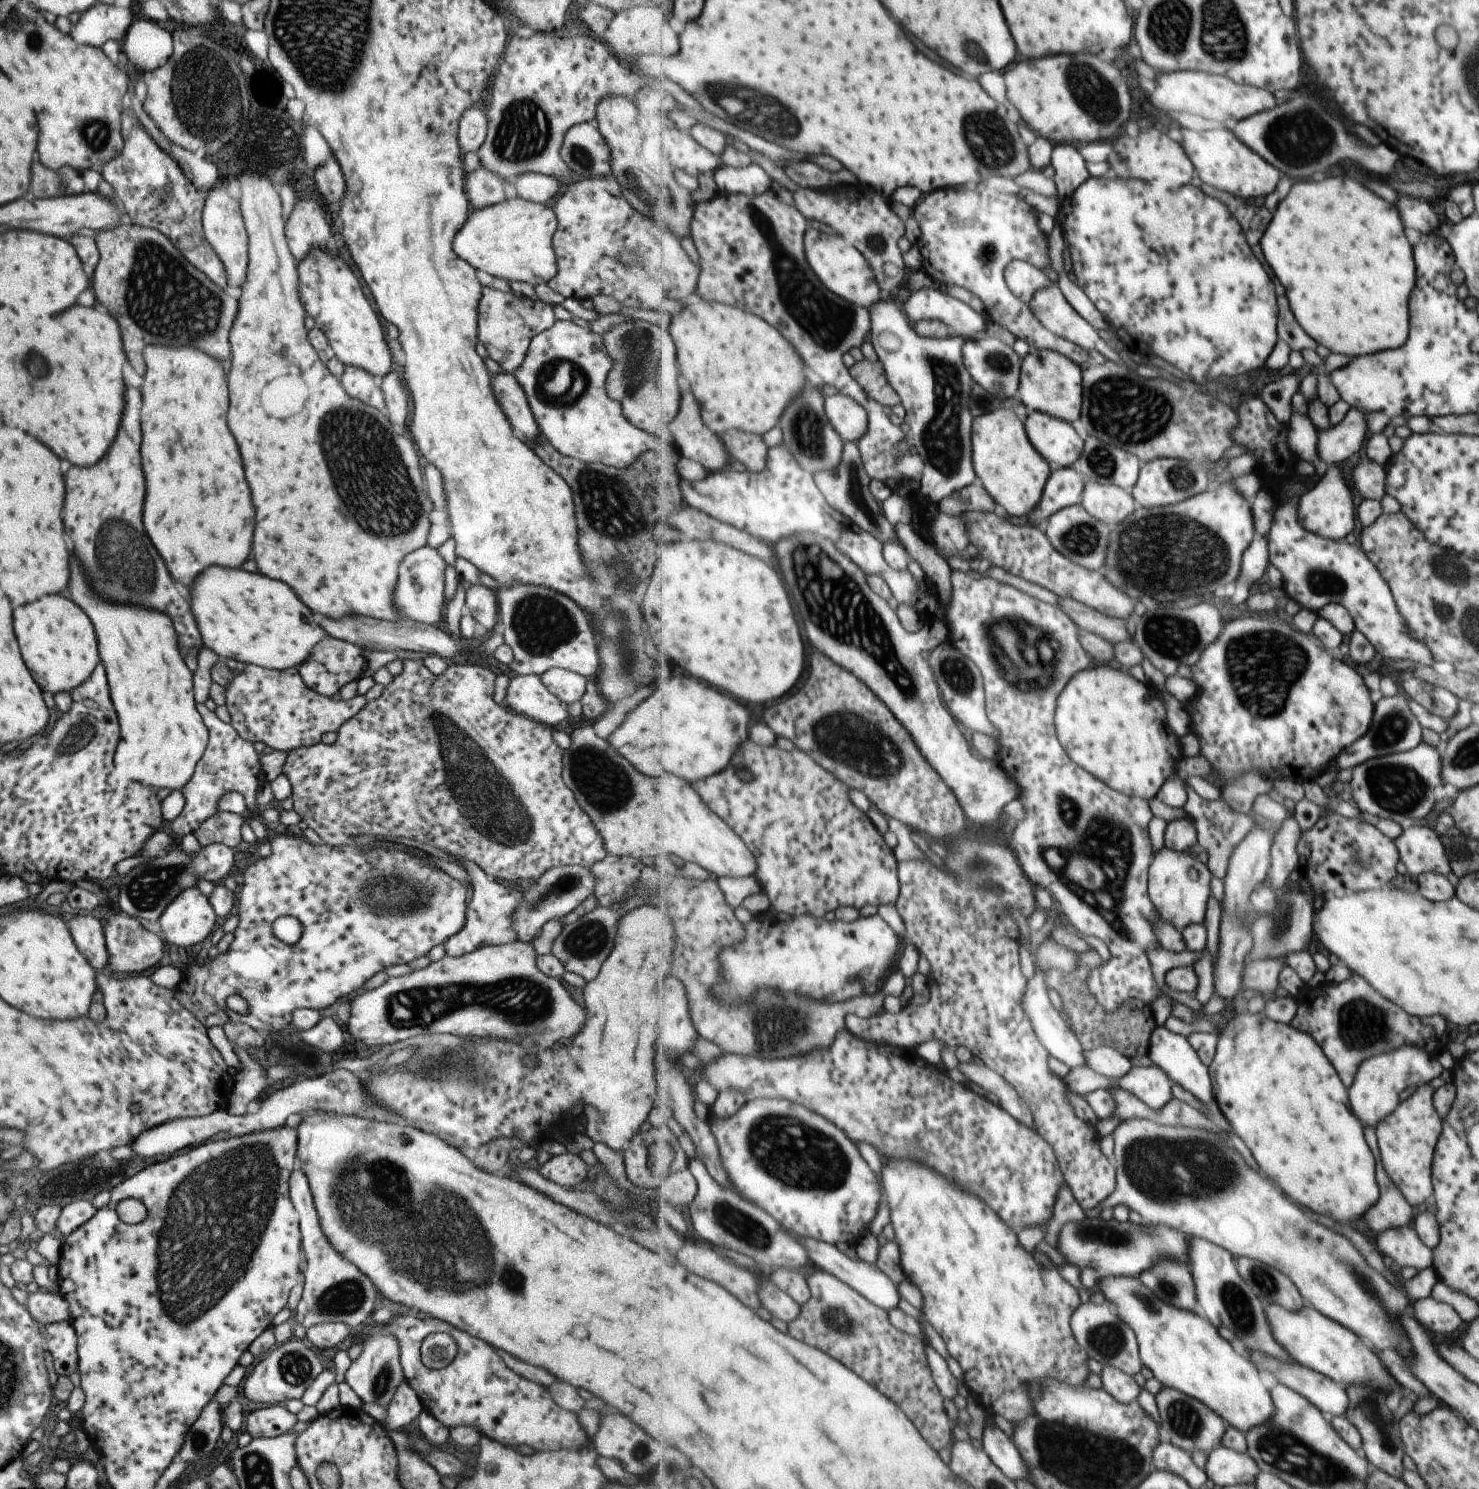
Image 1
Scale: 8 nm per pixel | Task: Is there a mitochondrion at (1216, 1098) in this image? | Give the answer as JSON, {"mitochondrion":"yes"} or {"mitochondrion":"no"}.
{"mitochondrion":"no"}

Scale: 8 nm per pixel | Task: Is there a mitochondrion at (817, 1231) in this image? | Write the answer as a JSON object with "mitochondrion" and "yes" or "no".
{"mitochondrion":"no"}

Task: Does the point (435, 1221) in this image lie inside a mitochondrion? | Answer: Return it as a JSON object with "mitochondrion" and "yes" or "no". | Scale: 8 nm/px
{"mitochondrion":"yes"}

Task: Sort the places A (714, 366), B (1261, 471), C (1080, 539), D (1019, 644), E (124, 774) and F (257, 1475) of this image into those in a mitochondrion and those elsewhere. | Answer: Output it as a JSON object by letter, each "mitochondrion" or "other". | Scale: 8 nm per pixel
{"A":"other","B":"other","C":"mitochondrion","D":"mitochondrion","E":"other","F":"mitochondrion"}

